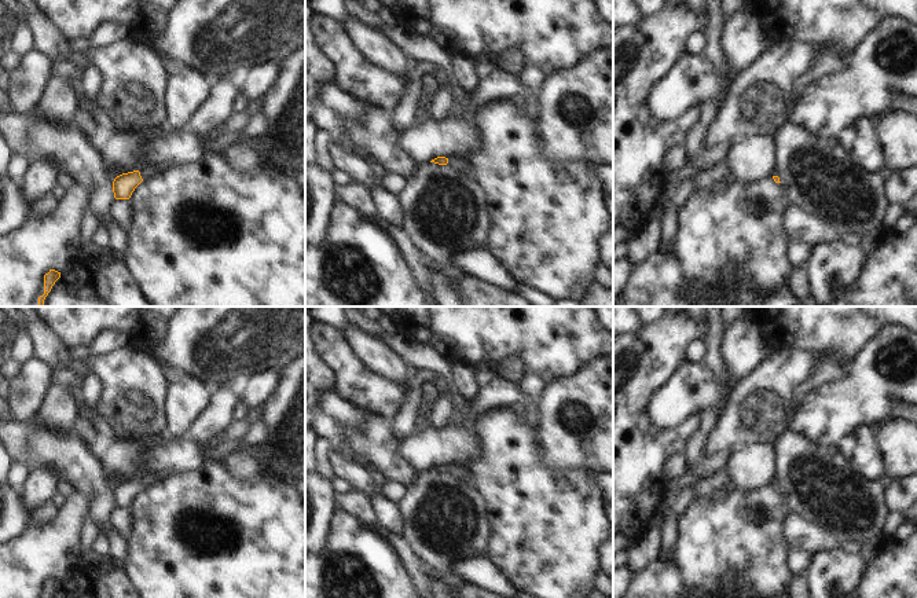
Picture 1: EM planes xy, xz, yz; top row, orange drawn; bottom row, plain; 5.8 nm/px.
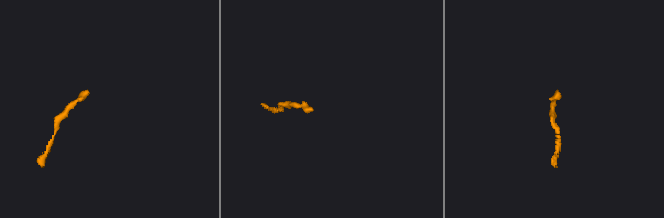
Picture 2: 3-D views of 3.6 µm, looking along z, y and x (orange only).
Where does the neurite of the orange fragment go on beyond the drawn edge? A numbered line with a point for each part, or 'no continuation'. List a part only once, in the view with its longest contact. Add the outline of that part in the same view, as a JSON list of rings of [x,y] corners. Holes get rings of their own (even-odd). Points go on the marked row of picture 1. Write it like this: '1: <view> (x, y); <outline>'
1: xy (146, 172); [[[144,166],[140,169],[142,179],[147,179],[161,173],[164,169],[161,166]]]

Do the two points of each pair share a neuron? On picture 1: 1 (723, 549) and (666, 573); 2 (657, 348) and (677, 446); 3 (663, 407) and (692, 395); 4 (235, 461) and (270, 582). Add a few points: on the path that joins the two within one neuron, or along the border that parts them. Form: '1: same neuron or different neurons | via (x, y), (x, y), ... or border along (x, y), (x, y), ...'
1: different neurons | border along (674, 562), (682, 576)
2: same neuron | via (641, 374), (641, 419), (650, 429)
3: same neuron | via (670, 406), (685, 395)
4: different neurons | border along (220, 461), (235, 477), (242, 480), (272, 481)

